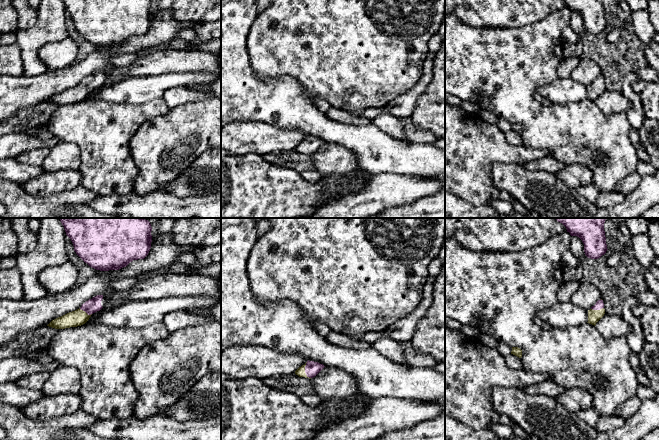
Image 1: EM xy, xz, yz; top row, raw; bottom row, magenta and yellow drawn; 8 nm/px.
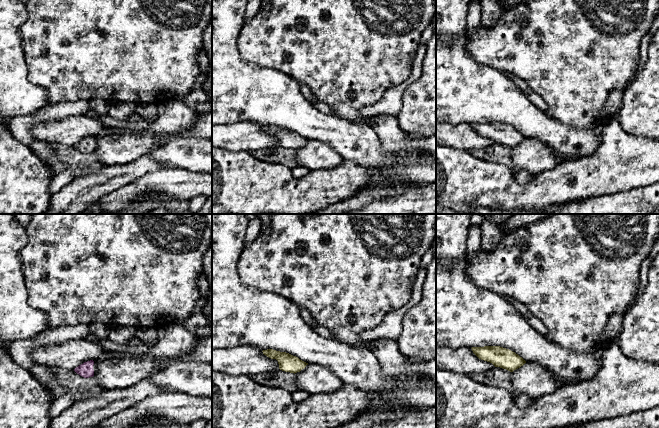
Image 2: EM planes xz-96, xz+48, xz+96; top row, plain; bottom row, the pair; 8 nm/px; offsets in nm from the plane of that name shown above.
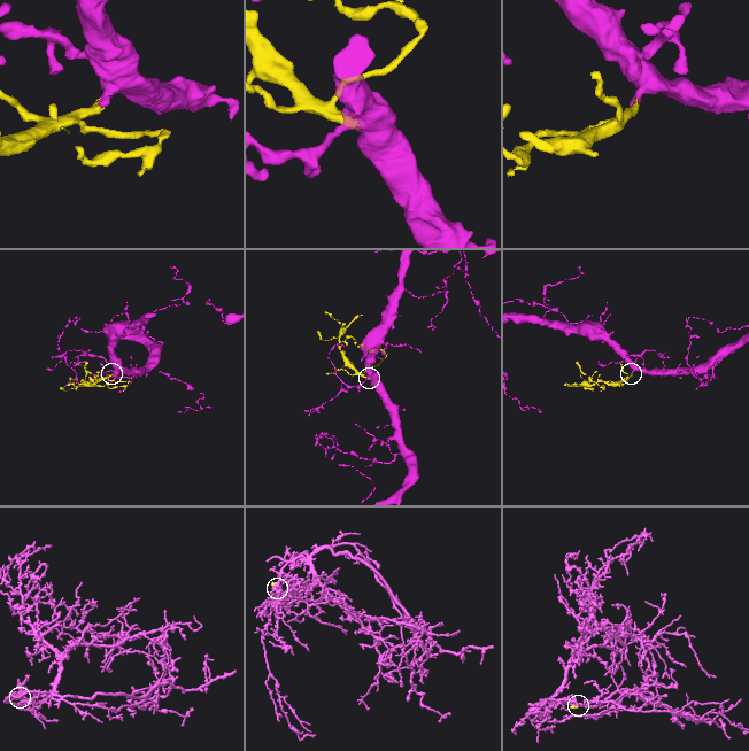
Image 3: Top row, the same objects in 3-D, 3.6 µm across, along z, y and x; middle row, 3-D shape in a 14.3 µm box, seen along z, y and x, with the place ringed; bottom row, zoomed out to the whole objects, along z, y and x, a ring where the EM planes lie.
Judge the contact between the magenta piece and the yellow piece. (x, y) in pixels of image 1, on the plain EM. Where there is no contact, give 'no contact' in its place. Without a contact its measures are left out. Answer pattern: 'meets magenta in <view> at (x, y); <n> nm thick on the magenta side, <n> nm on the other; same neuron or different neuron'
meets magenta in xz at (305, 146); 120 nm thick on the magenta side, 70 nm on the other; same neuron

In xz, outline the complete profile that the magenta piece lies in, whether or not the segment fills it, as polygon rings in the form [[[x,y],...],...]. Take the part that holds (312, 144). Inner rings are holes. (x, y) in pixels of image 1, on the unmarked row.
[[[308,136],[304,141],[295,147],[295,150],[299,153],[311,155],[315,153],[324,143],[325,142],[323,140]]]

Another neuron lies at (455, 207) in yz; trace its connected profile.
[[[445,191],[445,218],[531,218],[520,213],[504,215],[487,203],[474,206],[458,195]]]

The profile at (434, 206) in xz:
[[[445,189],[408,205],[384,209],[367,218],[445,218]]]

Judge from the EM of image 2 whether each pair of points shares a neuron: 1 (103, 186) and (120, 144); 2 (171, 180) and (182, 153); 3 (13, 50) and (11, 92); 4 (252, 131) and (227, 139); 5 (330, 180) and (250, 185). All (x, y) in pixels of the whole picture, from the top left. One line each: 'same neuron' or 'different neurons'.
1: different neurons
2: different neurons
3: same neuron
4: same neuron
5: same neuron

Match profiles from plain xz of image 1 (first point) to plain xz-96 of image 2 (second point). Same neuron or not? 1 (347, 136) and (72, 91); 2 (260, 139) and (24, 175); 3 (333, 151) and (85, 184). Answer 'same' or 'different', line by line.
1: different
2: different
3: different

